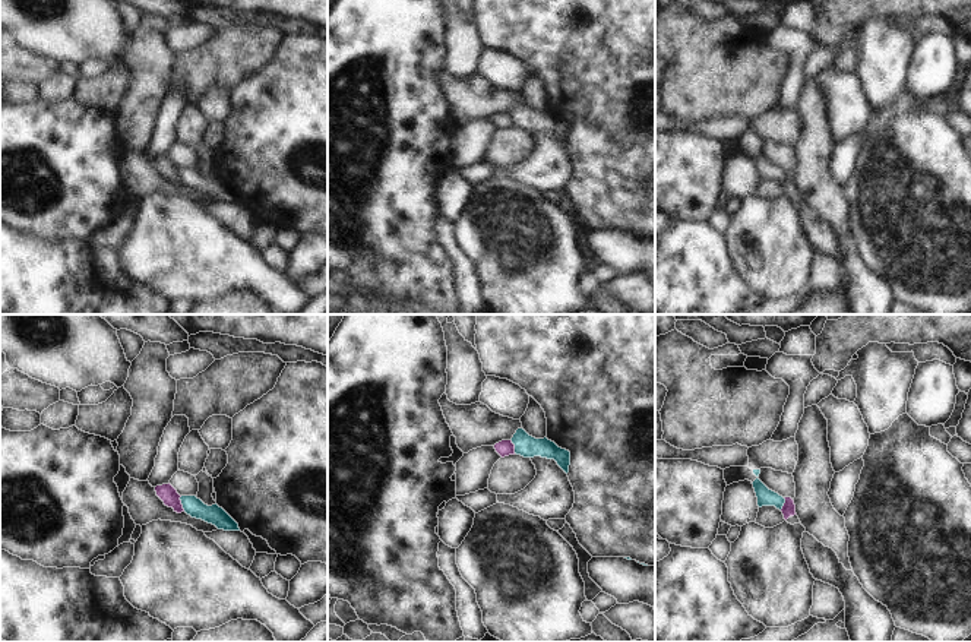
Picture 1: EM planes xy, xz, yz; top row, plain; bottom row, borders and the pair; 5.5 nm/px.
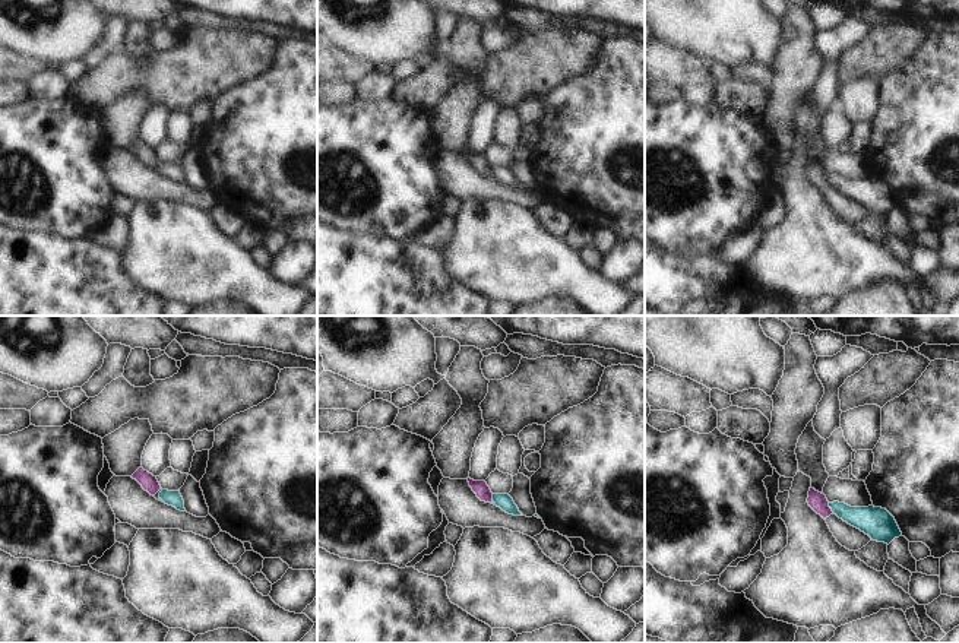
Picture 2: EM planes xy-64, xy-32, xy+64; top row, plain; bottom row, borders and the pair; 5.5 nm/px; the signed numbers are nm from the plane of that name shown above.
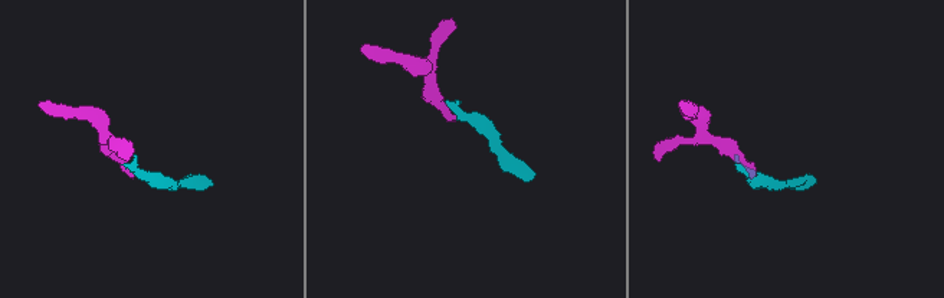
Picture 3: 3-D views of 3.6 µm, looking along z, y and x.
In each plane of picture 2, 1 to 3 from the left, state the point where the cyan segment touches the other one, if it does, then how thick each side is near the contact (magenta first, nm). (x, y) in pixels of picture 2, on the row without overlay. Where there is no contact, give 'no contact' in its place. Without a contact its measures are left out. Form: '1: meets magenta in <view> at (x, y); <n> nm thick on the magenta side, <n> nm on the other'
1: no contact
2: meets magenta in xy-32 at (491, 170); 90 nm thick on the magenta side, 90 nm on the other
3: meets magenta in xy+64 at (831, 181); 100 nm thick on the magenta side, 160 nm on the other

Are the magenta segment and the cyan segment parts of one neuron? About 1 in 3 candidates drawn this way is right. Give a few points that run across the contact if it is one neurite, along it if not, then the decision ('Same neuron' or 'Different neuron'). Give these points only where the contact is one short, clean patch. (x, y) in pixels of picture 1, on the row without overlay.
Line: xy (180, 168), (184, 183). Different neuron

